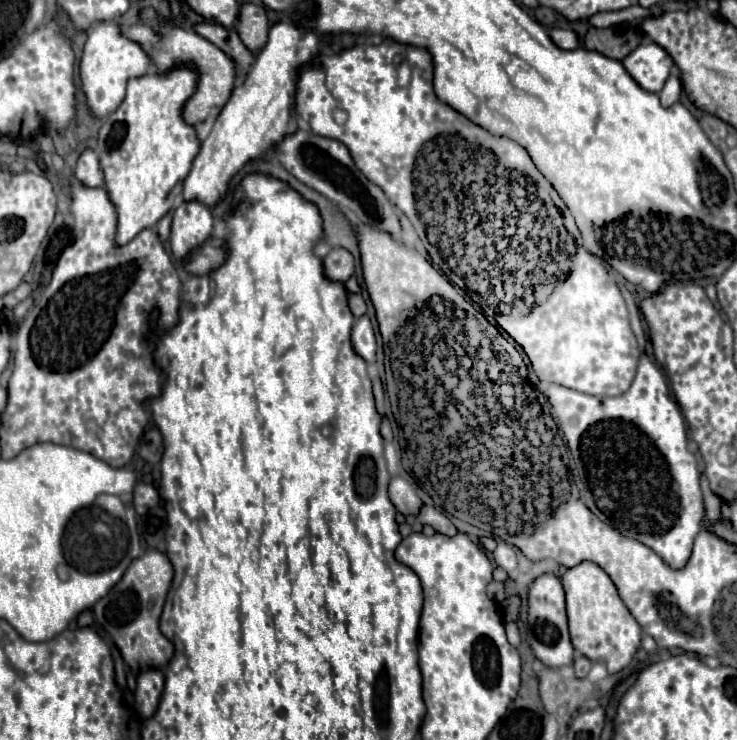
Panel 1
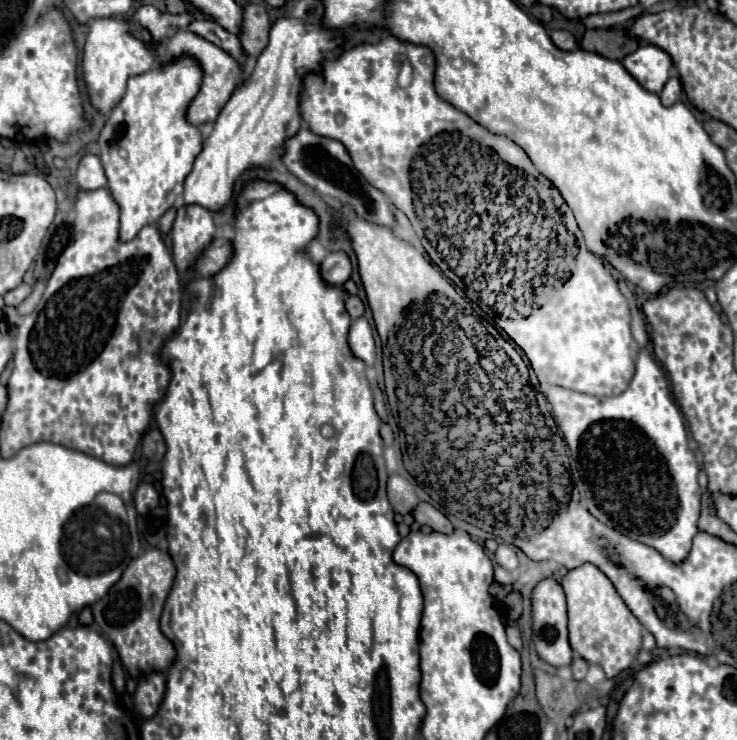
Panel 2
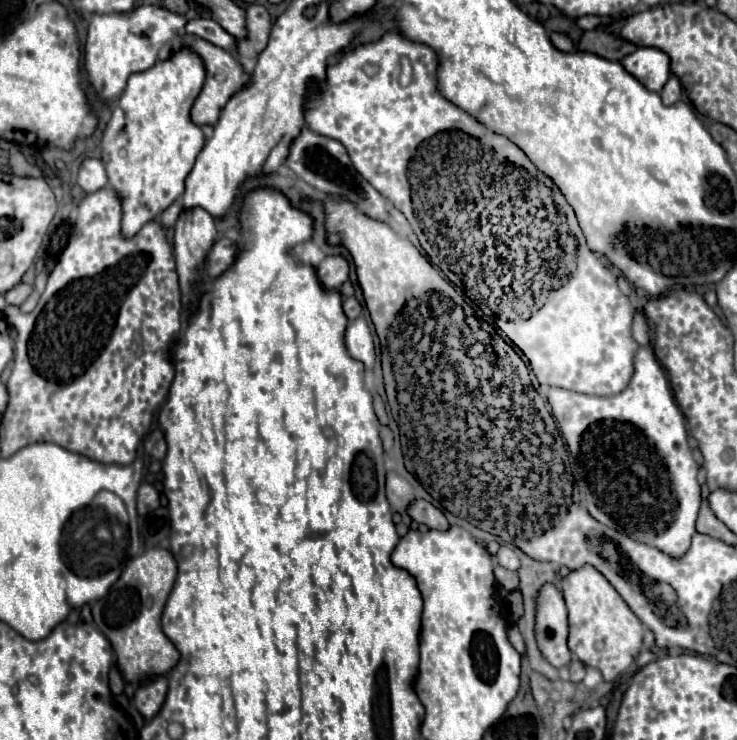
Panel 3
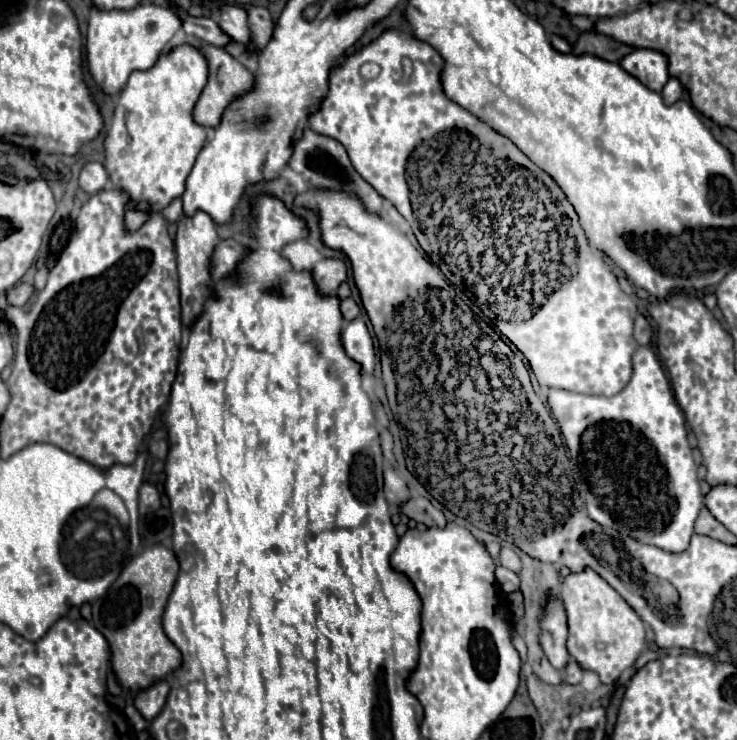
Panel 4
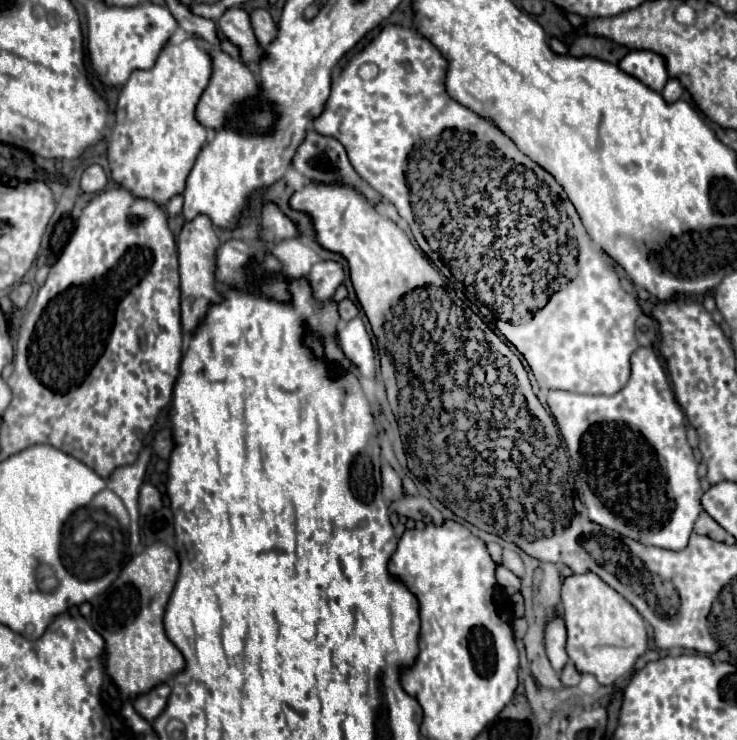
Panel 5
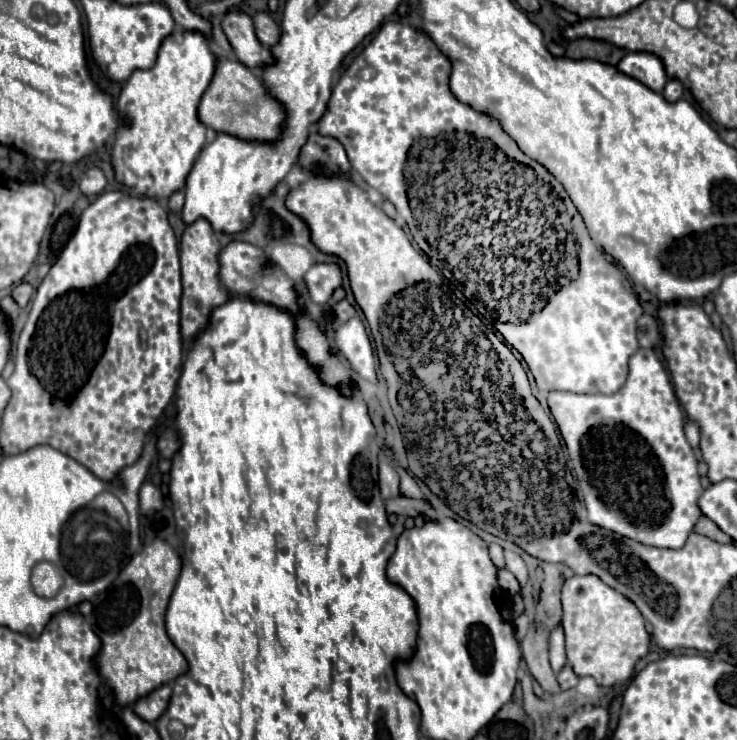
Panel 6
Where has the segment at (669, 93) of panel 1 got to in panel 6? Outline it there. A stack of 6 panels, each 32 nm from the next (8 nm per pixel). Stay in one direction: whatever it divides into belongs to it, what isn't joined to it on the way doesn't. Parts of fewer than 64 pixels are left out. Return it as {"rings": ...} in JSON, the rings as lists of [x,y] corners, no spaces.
{"rings":[[[668,80],[662,96],[668,100],[668,102],[676,102],[682,98],[682,92],[684,92],[684,86],[678,82],[678,80]]]}

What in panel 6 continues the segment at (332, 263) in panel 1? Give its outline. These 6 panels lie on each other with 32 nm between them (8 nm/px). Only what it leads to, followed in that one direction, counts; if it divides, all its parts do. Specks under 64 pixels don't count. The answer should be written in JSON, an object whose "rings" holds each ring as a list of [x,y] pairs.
{"rings":[[[314,264],[302,278],[302,286],[312,304],[328,304],[332,292],[342,284],[342,274],[336,264]]]}

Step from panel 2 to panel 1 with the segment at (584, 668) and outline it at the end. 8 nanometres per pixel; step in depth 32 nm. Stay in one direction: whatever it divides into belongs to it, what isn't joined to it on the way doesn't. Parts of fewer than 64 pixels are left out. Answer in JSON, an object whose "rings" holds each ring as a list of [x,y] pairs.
{"rings":[[[580,652],[574,654],[574,672],[576,672],[576,678],[586,678],[590,666],[592,666],[592,662],[588,658],[584,658]]]}

